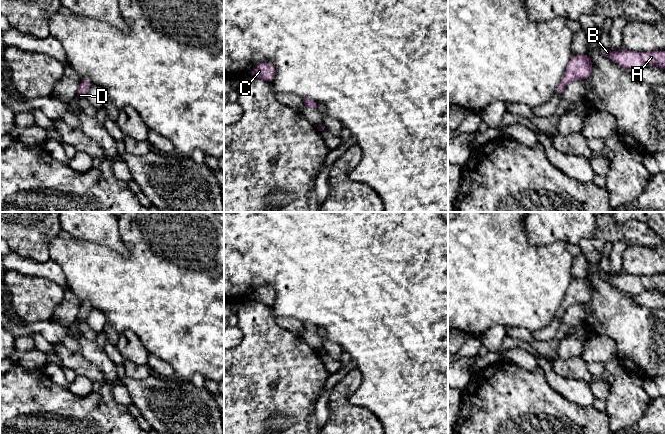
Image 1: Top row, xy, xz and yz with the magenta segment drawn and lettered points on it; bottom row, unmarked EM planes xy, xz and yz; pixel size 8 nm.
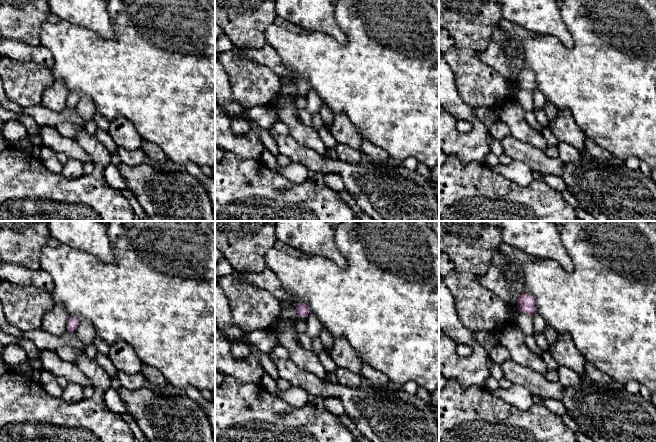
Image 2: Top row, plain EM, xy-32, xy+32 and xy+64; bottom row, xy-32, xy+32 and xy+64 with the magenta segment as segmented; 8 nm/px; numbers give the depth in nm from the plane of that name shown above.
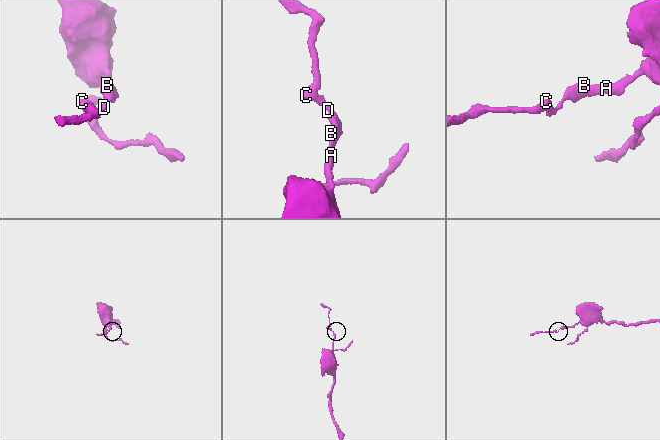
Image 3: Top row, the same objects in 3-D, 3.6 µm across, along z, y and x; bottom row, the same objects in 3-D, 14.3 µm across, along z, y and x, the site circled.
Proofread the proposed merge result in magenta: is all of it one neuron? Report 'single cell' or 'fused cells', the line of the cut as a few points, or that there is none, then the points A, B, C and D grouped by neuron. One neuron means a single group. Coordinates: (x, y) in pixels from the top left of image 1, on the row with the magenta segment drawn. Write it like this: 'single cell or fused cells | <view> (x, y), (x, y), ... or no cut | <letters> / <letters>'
single cell | no cut | A B C D

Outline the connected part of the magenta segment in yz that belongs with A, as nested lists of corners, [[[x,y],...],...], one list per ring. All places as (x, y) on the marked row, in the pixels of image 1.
[[[604,49],[603,54],[607,55],[619,66],[631,71],[637,71],[650,65],[657,65],[662,70],[665,70],[665,51],[648,51],[639,53],[623,49],[617,52]]]

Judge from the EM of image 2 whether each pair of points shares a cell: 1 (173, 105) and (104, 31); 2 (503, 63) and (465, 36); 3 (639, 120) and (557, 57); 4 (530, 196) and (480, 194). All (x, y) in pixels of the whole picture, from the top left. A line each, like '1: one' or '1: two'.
1: two
2: two
3: one
4: one

